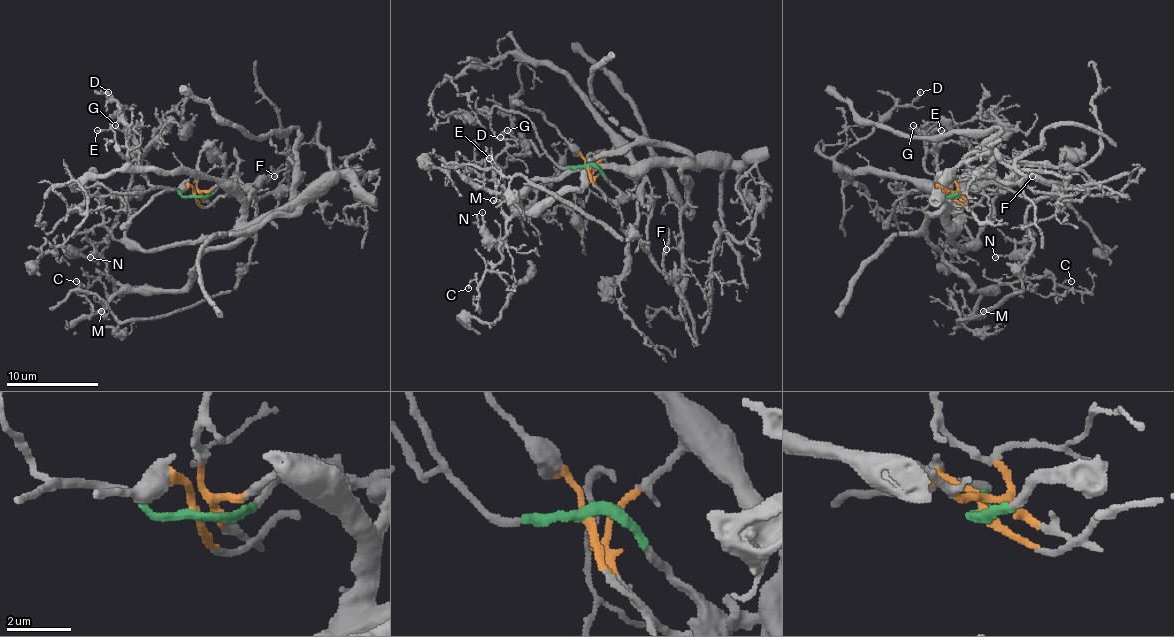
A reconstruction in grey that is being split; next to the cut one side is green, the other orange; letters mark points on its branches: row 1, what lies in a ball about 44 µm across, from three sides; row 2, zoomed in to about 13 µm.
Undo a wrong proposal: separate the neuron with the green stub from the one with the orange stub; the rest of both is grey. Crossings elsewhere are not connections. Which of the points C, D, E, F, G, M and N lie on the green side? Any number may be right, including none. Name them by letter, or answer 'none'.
E, G

